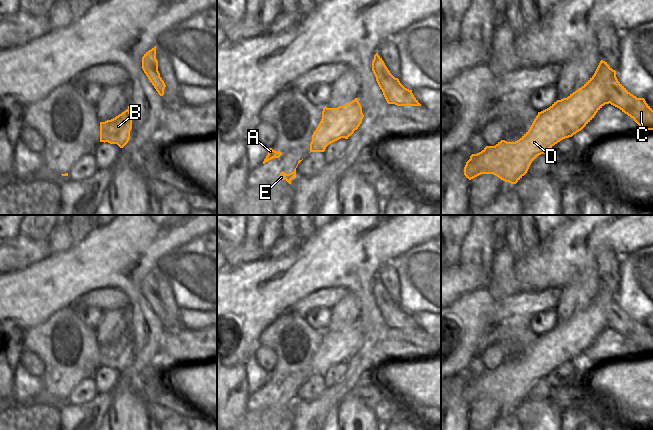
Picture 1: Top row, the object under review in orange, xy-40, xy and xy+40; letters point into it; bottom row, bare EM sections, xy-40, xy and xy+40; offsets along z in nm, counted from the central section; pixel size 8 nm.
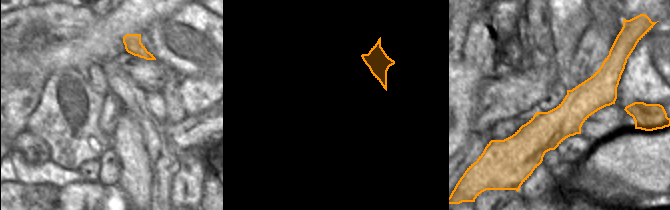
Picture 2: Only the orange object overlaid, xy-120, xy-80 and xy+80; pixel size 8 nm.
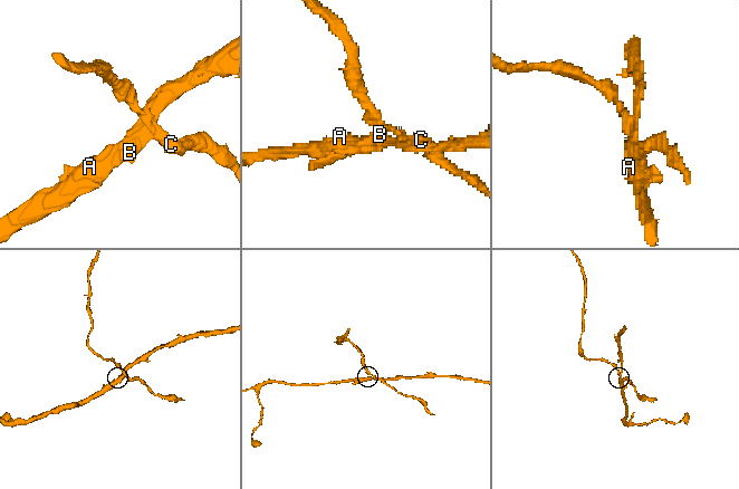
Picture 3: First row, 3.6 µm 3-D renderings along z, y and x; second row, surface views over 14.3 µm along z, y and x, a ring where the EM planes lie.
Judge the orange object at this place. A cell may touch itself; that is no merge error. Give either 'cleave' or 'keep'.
cleave

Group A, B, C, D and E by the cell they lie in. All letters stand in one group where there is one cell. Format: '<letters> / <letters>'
A B D E / C

